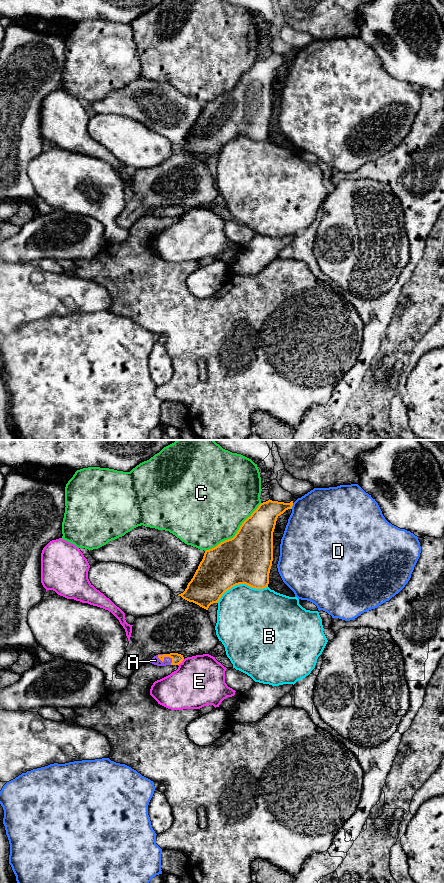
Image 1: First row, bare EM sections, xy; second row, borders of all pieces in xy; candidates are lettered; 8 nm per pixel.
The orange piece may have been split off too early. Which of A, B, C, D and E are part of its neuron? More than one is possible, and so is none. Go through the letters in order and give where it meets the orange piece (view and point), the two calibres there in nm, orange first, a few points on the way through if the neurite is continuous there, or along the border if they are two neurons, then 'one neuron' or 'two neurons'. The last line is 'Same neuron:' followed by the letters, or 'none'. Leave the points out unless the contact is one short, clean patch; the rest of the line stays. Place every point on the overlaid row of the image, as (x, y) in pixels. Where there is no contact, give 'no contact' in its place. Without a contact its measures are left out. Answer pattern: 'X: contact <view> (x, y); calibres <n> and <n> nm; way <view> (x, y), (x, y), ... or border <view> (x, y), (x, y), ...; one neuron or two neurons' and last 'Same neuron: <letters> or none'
A: contact xy (166, 656); calibres 80 and 70 nm; way xy (177, 658), (166, 656), (162, 661), (155, 660); one neuron
B: contact xy (241, 583); calibres 400 and 440 nm; two neurons
C: contact xy (235, 534); calibres 400 and 480 nm; two neurons
D: contact xy (292, 505); calibres 200 and 460 nm; two neurons
E: contact xy (181, 662); calibres 80 and 400 nm; two neurons
Same neuron: A

